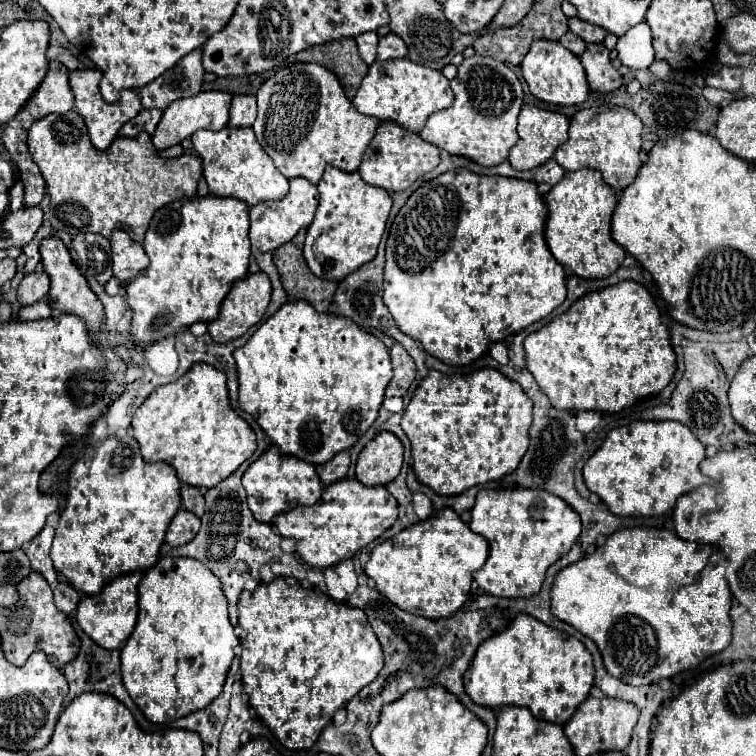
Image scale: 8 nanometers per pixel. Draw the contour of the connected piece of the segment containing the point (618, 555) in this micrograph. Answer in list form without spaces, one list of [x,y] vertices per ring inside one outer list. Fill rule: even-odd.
[[[624,528],[624,530],[618,530],[612,536],[608,536],[604,546],[596,548],[594,554],[566,566],[556,576],[556,582],[554,582],[554,588],[552,588],[552,594],[550,594],[550,600],[552,600],[550,610],[558,620],[564,620],[566,624],[574,626],[578,632],[582,632],[584,636],[588,636],[588,638],[592,638],[596,642],[608,674],[620,678],[624,684],[630,684],[630,686],[646,686],[646,684],[654,684],[654,682],[658,682],[662,678],[672,678],[672,676],[676,676],[676,674],[680,674],[680,672],[684,672],[688,668],[696,668],[708,656],[722,652],[730,644],[730,640],[732,640],[732,620],[730,620],[728,612],[730,612],[730,606],[732,606],[732,594],[730,594],[730,588],[726,584],[726,576],[724,576],[726,566],[728,566],[726,556],[716,546],[682,540],[678,534],[674,534],[670,530]]]

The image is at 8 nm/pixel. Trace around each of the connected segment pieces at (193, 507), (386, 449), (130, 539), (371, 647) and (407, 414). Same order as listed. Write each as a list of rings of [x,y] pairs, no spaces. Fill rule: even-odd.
[[[182,486],[182,508],[194,512],[198,518],[204,514],[204,496],[200,488],[194,486]]]
[[[380,432],[360,452],[356,462],[356,478],[364,486],[392,482],[402,468],[404,446],[392,432]]]
[[[106,438],[86,448],[84,458],[74,462],[68,474],[68,496],[58,520],[50,558],[66,582],[86,596],[100,594],[104,586],[124,574],[148,570],[158,560],[166,530],[180,506],[180,480],[168,464],[146,464],[138,448],[128,448],[120,438]]]
[[[276,578],[272,584],[258,582],[254,590],[244,590],[238,598],[240,626],[240,672],[244,690],[250,696],[250,706],[260,720],[274,732],[278,742],[288,750],[308,750],[318,740],[320,732],[332,722],[338,708],[376,680],[382,670],[382,650],[378,638],[368,626],[366,614],[344,602],[334,602],[320,590],[306,590],[300,584],[286,584]]]
[[[484,368],[474,374],[440,374],[432,370],[416,388],[400,422],[412,448],[412,468],[420,484],[430,486],[440,496],[458,496],[464,490],[498,480],[512,474],[528,448],[528,430],[532,426],[532,404],[524,390],[510,378],[504,378],[494,368]]]

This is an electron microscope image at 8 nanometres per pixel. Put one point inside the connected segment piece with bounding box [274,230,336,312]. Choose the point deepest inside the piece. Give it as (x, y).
(300, 283)

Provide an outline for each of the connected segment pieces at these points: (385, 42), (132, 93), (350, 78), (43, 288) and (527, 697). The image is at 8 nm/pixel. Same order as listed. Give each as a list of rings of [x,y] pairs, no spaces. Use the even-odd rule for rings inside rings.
[[[388,34],[388,36],[380,38],[380,44],[378,44],[378,60],[404,58],[406,52],[408,52],[406,50],[406,44],[396,34]]]
[[[86,68],[86,70],[70,72],[70,86],[72,86],[74,98],[76,98],[76,106],[74,108],[86,120],[92,144],[98,150],[104,150],[118,136],[118,130],[122,128],[122,124],[132,120],[142,110],[142,104],[140,104],[140,92],[138,90],[122,90],[122,98],[118,102],[114,102],[114,104],[104,102],[102,96],[100,96],[100,88],[98,88],[100,78],[102,78],[102,72],[96,70],[96,68]]]
[[[342,38],[328,42],[324,46],[310,46],[300,54],[292,56],[292,62],[316,62],[336,74],[348,98],[354,98],[368,66],[358,56],[356,42],[352,38]]]
[[[38,268],[34,272],[28,272],[18,286],[18,302],[22,306],[36,304],[38,300],[48,296],[48,288],[50,288],[50,278],[44,270]]]
[[[520,614],[502,634],[484,640],[470,668],[464,672],[466,694],[472,702],[498,706],[524,706],[536,720],[566,724],[576,708],[588,698],[594,684],[594,664],[586,646],[540,620]]]

